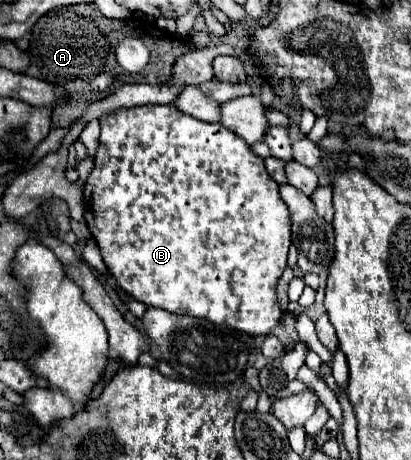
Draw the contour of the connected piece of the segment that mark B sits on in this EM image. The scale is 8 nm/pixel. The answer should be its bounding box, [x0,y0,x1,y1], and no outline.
[84,104,292,336]

